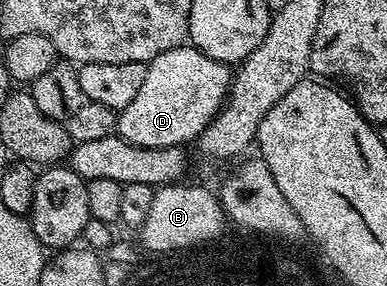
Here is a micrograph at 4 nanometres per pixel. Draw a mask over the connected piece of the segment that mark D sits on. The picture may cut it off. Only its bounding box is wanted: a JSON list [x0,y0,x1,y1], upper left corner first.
[116,44,231,149]

